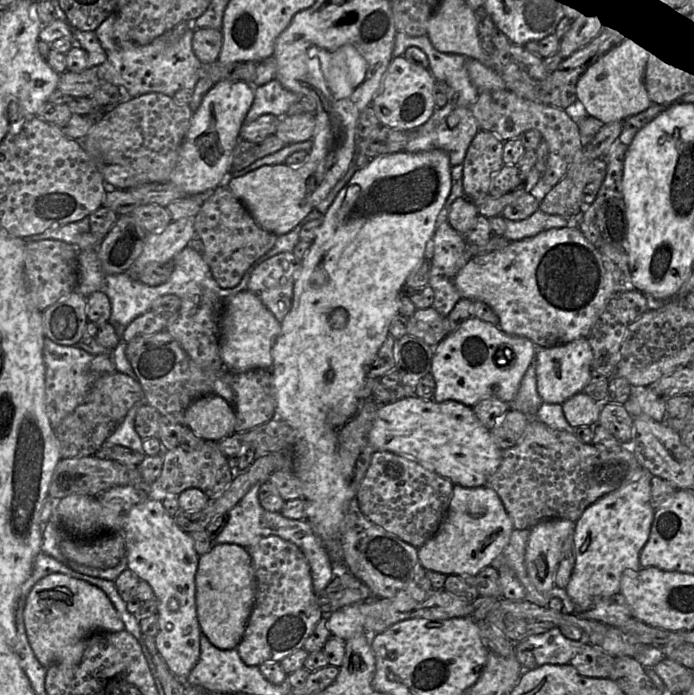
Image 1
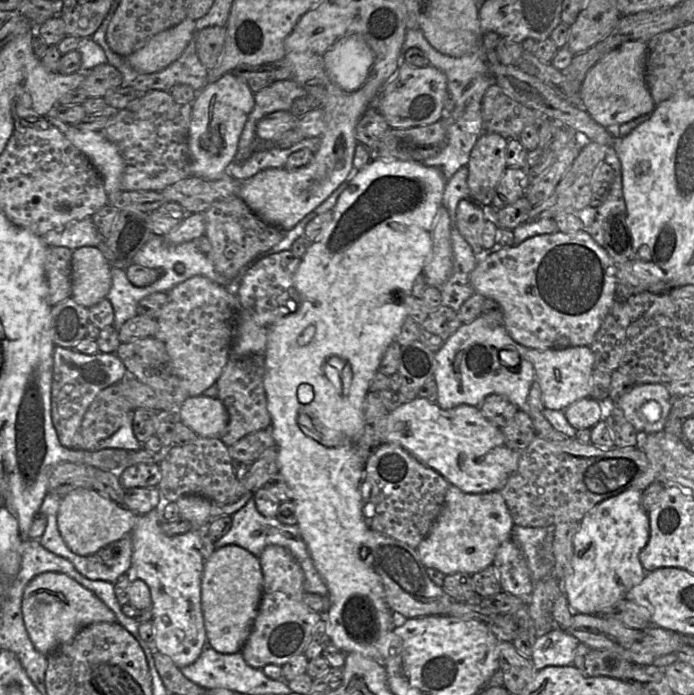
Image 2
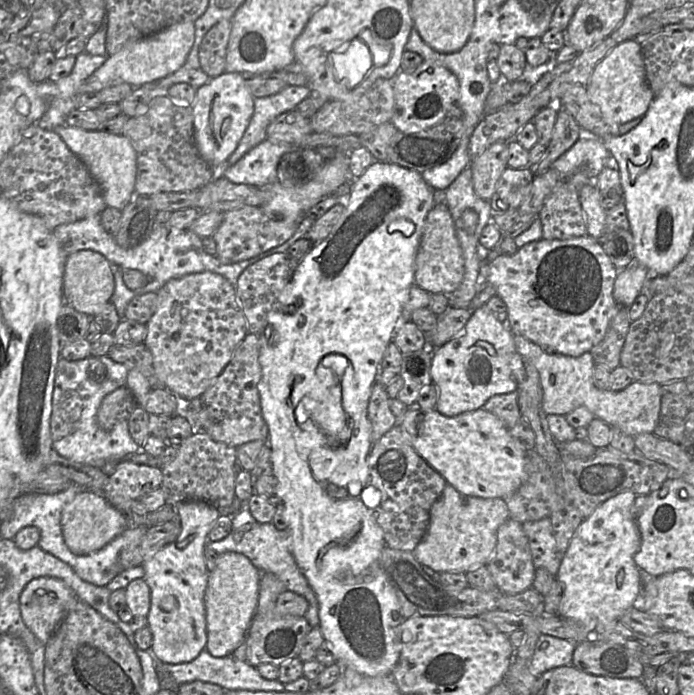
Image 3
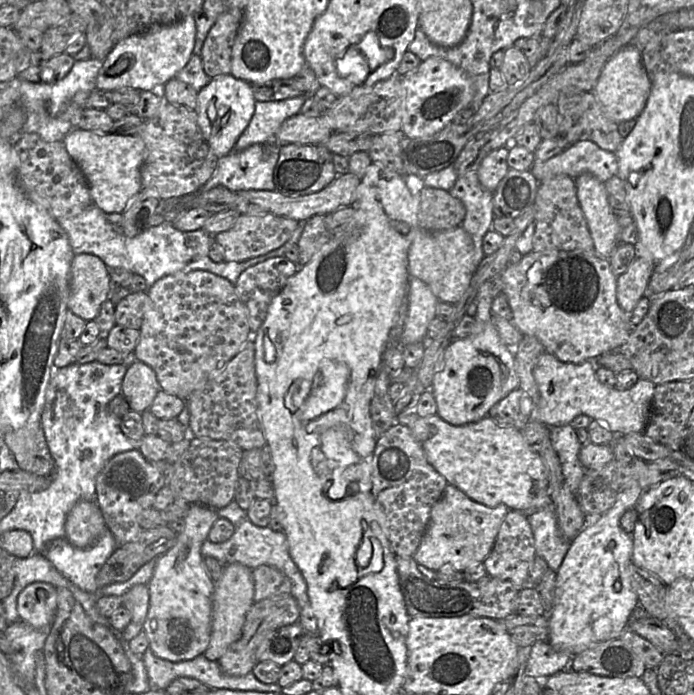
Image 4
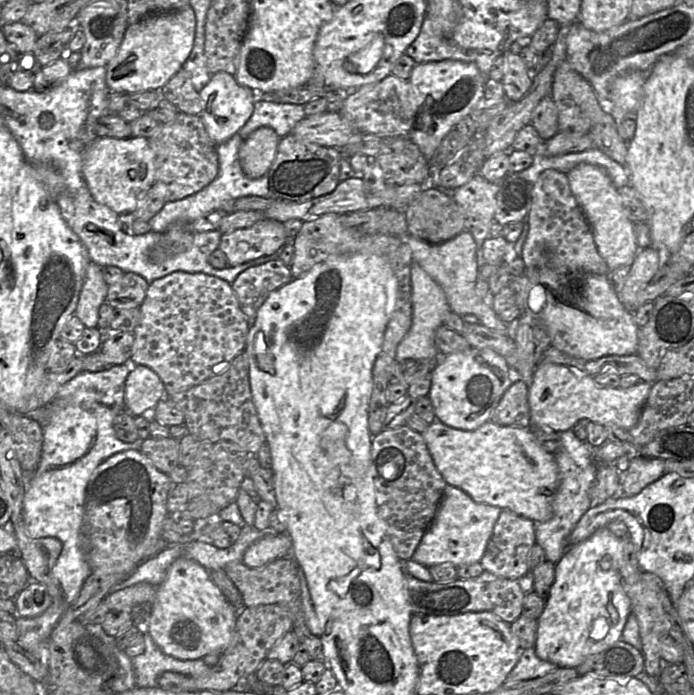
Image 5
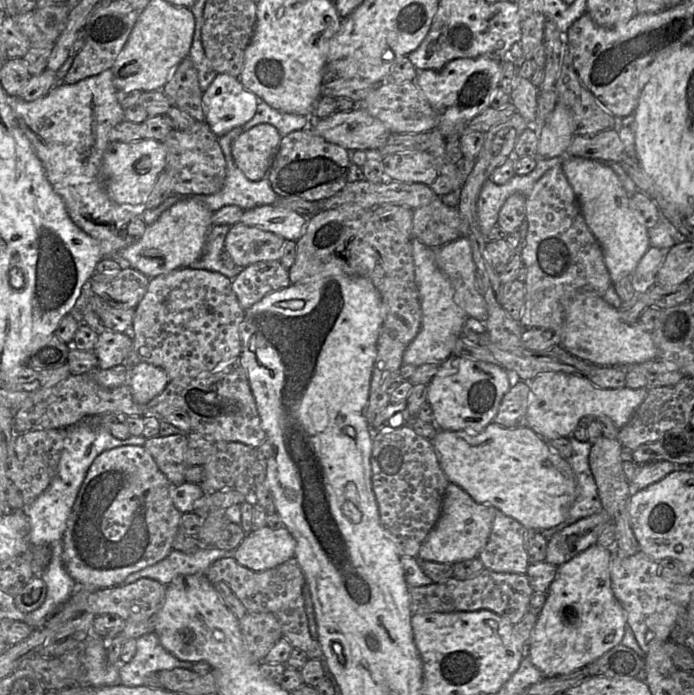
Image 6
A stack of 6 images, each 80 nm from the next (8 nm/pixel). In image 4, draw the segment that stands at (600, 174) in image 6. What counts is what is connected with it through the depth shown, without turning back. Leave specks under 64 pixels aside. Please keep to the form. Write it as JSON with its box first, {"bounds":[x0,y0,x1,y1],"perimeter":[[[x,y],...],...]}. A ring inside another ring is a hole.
{"bounds":[574,173,619,259],"perimeter":[[[590,173],[574,179],[577,199],[587,223],[594,251],[608,259],[619,241],[617,217],[611,210],[604,183]]]}

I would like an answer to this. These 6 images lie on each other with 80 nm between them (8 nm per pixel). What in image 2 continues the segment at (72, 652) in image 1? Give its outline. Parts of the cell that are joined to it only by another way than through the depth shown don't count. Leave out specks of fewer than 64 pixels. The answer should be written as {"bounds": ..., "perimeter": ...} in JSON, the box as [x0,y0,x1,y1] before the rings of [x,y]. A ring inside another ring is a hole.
{"bounds":[22,572,117,656],"perimeter":[[[58,572],[42,573],[28,583],[23,593],[22,615],[30,640],[36,650],[45,656],[71,641],[86,626],[117,621],[114,612],[93,592]]]}

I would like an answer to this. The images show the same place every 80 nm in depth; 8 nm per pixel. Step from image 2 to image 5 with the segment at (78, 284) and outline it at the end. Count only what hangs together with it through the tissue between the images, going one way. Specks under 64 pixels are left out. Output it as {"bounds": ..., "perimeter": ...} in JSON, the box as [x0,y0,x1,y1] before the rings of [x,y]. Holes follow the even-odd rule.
{"bounds":[75,262,108,327],"perimeter":[[[90,262],[75,310],[85,327],[98,327],[99,307],[106,302],[107,291],[108,284],[103,277],[102,267]]]}

